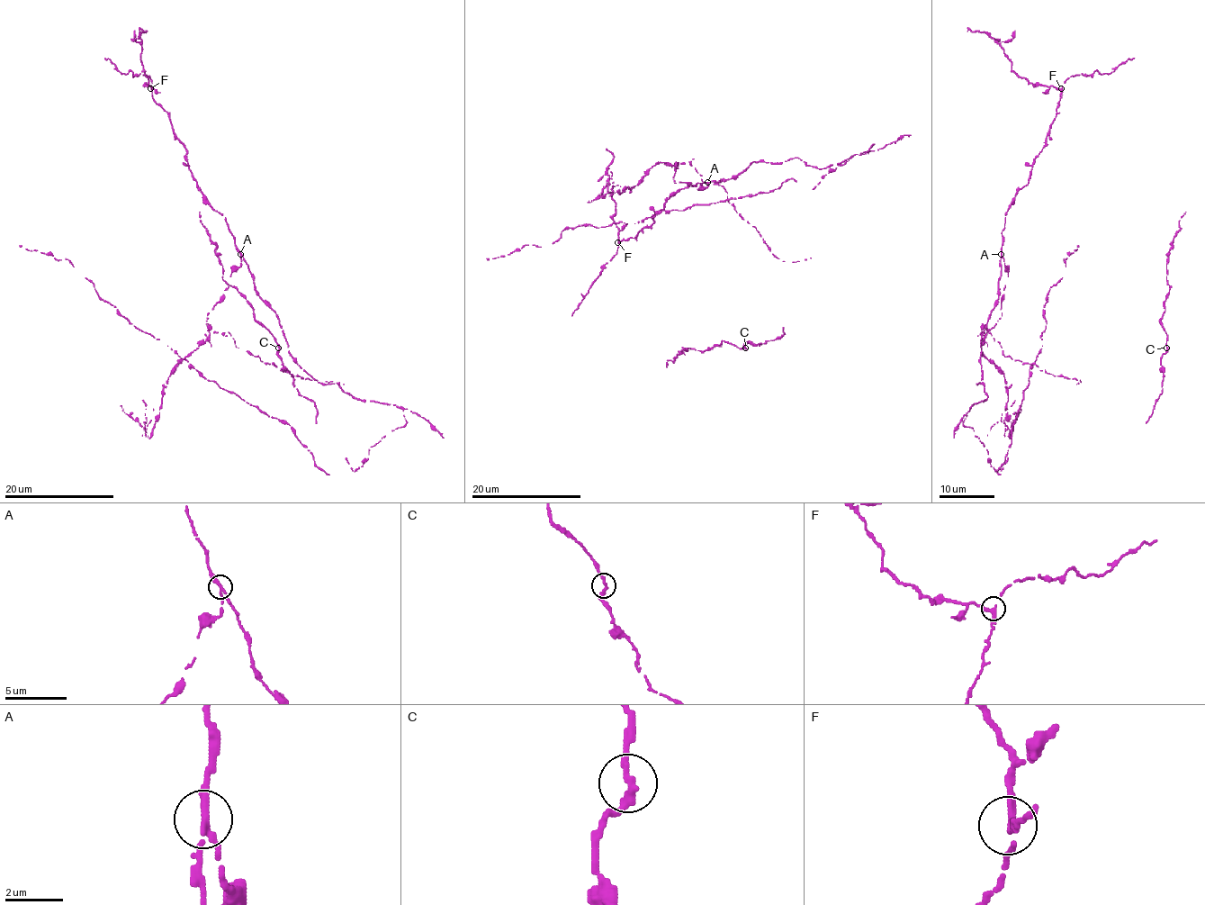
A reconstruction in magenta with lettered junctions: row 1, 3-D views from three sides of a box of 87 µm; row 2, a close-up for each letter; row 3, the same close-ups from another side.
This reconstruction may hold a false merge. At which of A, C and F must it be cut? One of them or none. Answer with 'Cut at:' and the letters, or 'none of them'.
Cut at: A

